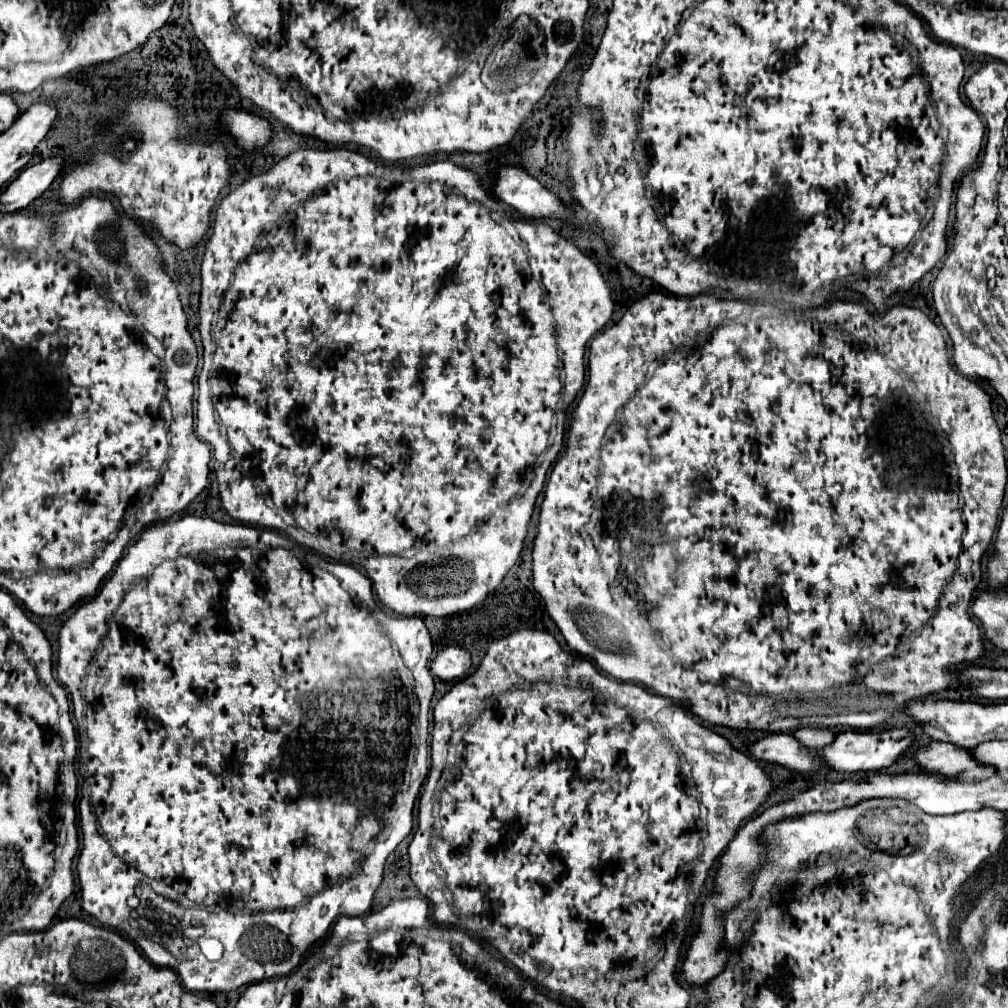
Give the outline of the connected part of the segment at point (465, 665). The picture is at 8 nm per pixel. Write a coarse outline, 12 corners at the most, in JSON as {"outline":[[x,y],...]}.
{"outline":[[445,646],[431,662],[441,680],[463,680],[471,656],[459,646]]}

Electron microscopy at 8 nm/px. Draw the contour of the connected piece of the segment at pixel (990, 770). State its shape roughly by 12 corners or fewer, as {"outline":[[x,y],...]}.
{"outline":[[931,742],[915,754],[927,772],[969,782],[997,774],[971,756],[971,748]]}

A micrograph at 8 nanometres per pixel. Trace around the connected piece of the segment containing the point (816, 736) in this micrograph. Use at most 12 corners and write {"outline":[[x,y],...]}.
{"outline":[[799,728],[793,736],[811,750],[825,748],[835,734],[825,728]]}

